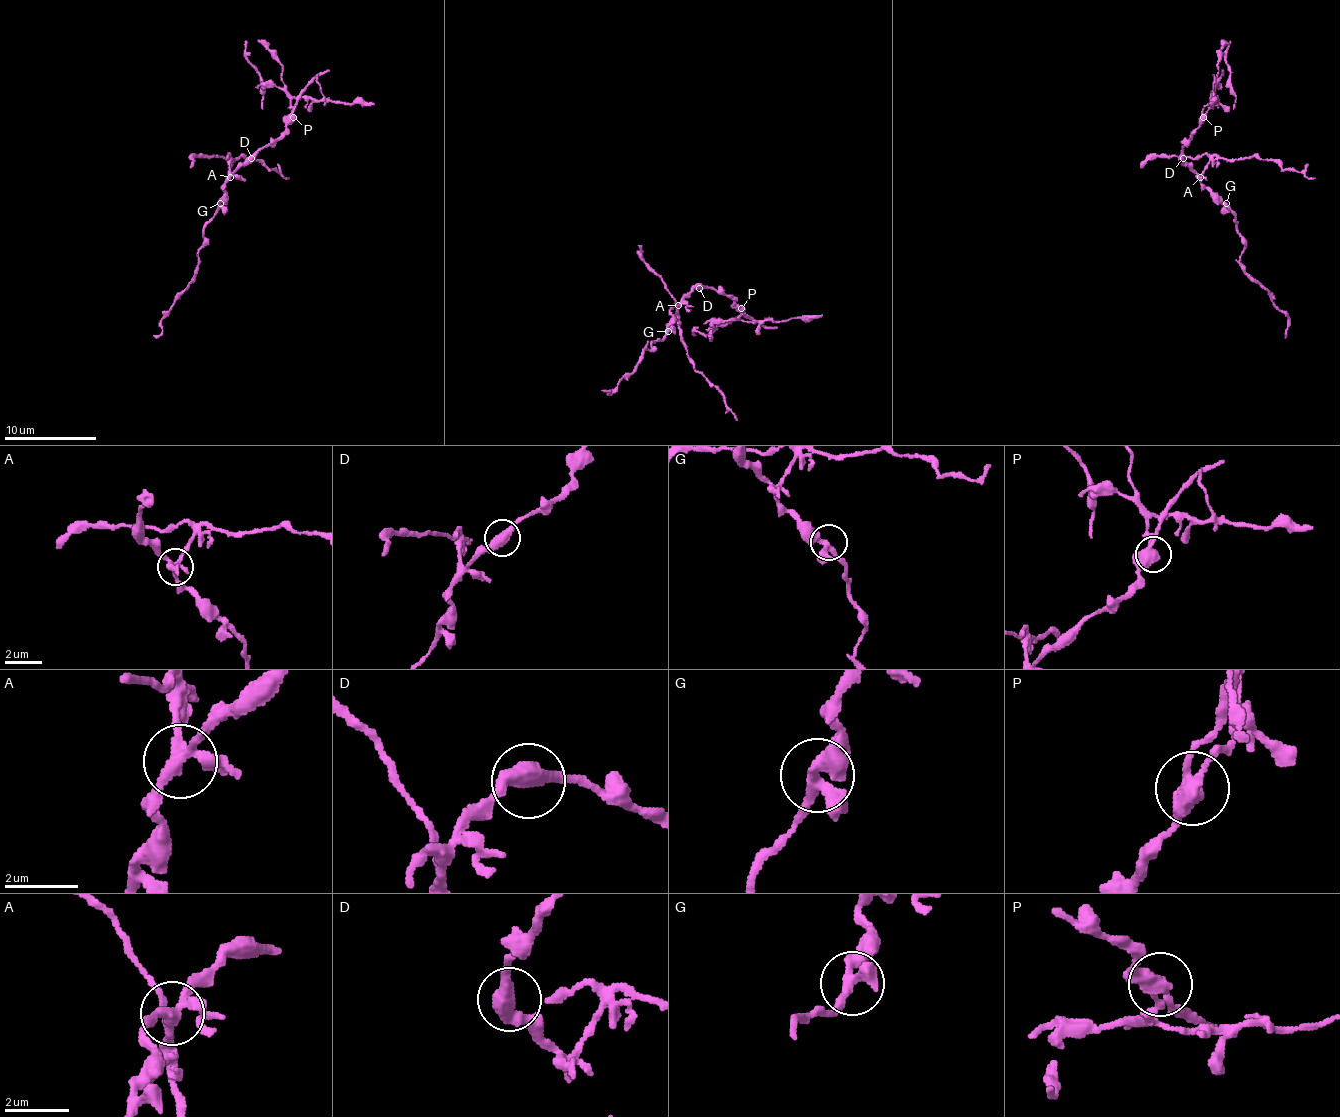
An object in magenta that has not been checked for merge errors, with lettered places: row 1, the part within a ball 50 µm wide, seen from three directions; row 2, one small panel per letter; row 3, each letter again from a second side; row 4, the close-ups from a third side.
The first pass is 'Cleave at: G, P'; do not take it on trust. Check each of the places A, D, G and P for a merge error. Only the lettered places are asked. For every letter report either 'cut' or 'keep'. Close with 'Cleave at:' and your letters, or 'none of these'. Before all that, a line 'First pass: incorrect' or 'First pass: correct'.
First pass: incorrect
A: cut
D: keep
G: keep
P: cut
Cleave at: A, P

